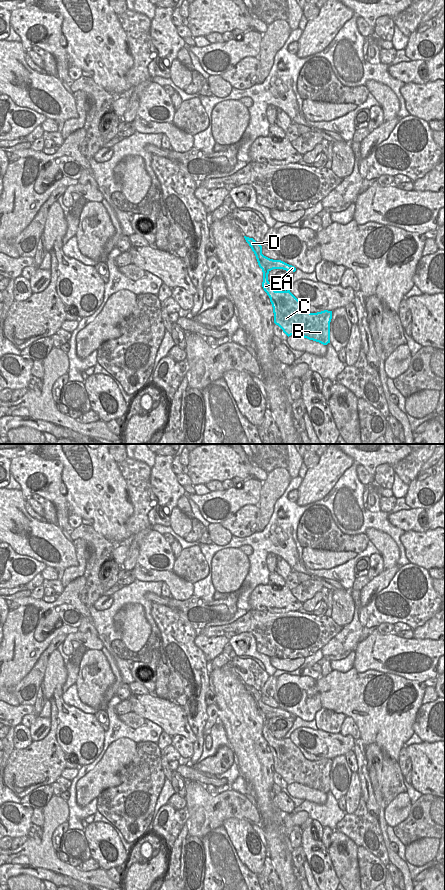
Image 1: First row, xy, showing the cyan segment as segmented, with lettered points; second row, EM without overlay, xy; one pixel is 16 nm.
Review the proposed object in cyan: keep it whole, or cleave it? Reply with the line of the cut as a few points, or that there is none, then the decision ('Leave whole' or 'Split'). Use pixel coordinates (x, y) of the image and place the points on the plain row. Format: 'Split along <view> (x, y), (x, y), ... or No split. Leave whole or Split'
No split. Leave whole.

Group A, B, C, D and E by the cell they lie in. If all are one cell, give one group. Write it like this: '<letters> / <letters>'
A B C D E

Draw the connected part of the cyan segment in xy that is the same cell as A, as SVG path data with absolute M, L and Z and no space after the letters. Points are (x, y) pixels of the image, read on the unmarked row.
M246 684L244 686L254 700L258 713L262 717L262 735L270 746L274 761L274 771L288 785L299 783L323 793L330 791L332 759L307 760L290 738L275 739L268 729L269 720L273 717L295 720L296 716L281 708L273 708L264 704L260 691L257 691L253 686Z

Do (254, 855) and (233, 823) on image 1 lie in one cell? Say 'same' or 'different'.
same

